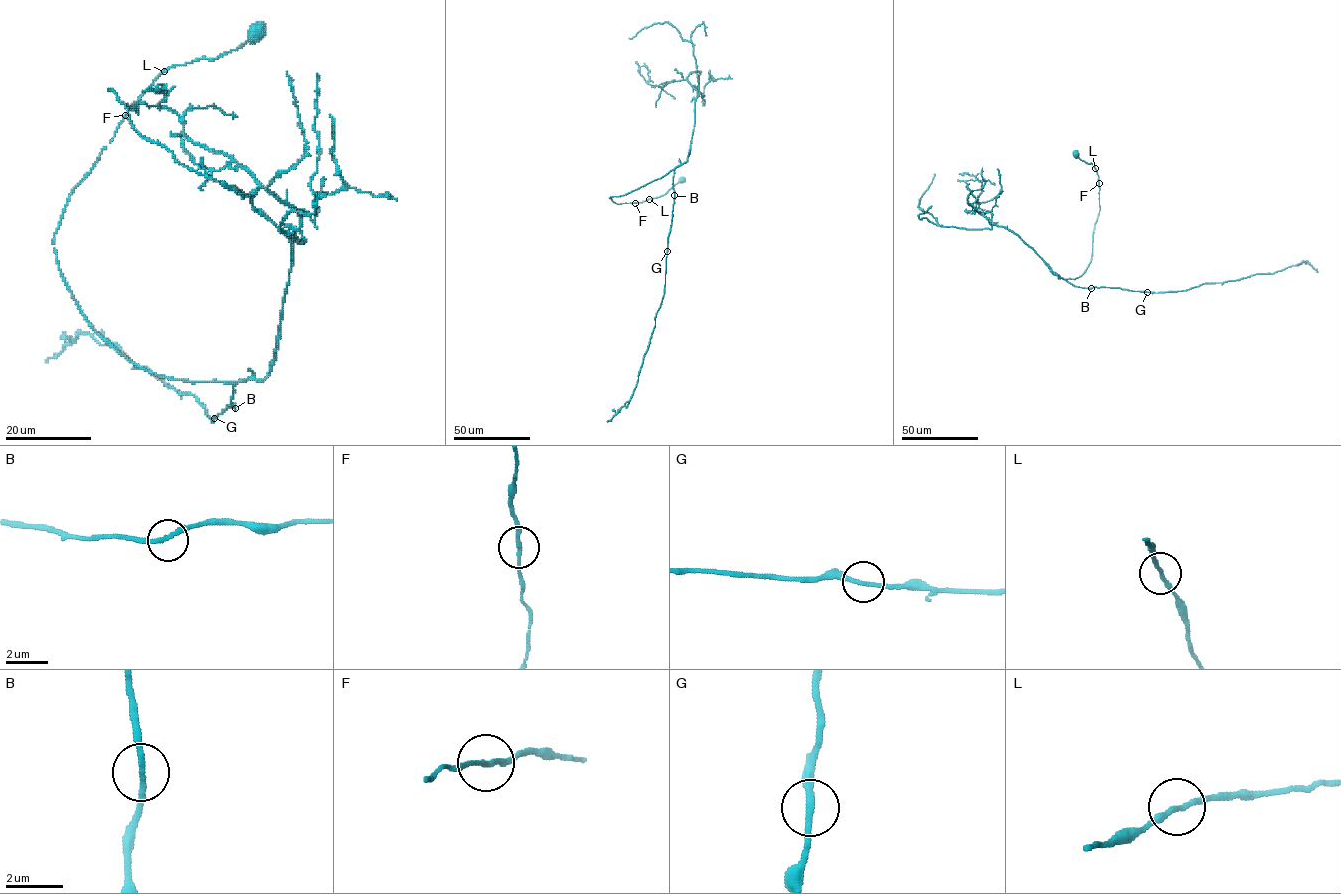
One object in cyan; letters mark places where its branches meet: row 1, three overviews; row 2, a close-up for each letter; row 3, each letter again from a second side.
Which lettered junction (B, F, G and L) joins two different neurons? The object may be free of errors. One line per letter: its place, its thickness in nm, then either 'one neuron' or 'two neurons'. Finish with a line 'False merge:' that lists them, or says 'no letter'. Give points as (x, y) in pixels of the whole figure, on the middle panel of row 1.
B: place (674, 195); calibre 190 nm; one neuron
F: place (635, 203); calibre 150 nm; one neuron
G: place (667, 251); calibre 200 nm; one neuron
L: place (649, 199); calibre 170 nm; one neuron
False merge: no letter

